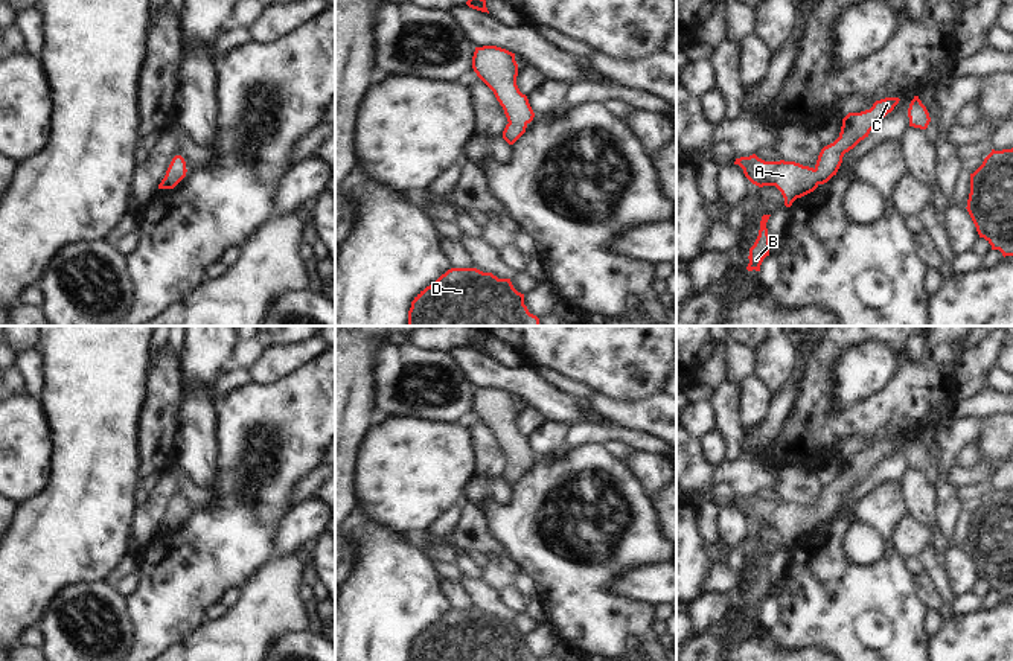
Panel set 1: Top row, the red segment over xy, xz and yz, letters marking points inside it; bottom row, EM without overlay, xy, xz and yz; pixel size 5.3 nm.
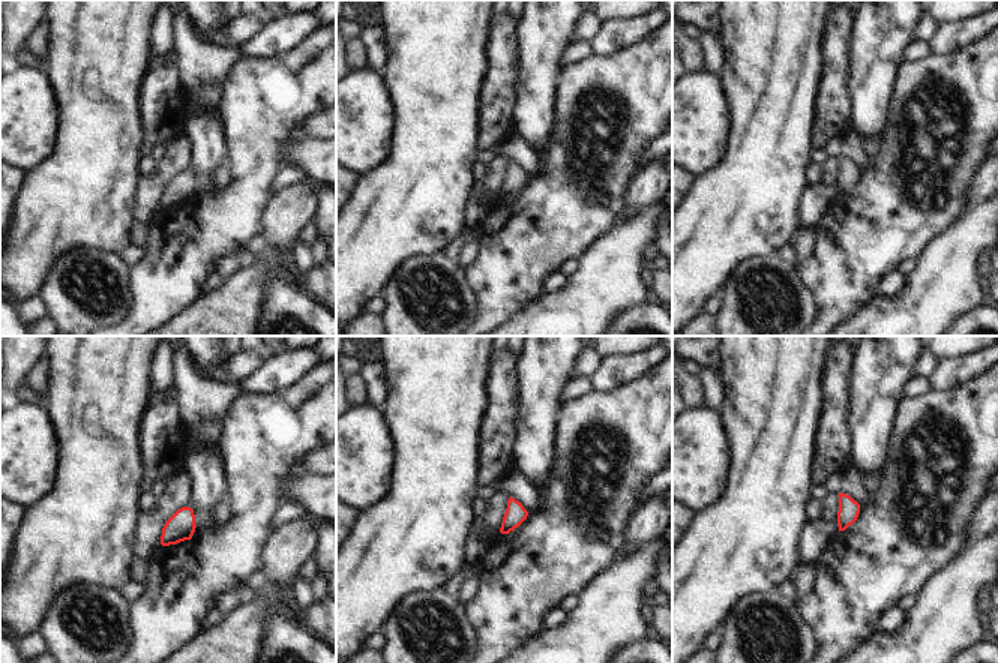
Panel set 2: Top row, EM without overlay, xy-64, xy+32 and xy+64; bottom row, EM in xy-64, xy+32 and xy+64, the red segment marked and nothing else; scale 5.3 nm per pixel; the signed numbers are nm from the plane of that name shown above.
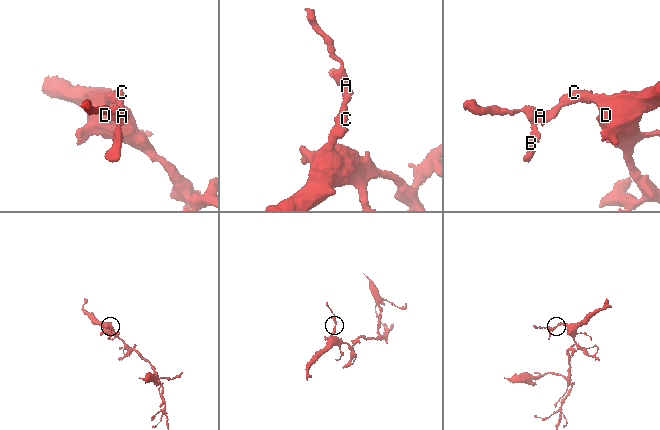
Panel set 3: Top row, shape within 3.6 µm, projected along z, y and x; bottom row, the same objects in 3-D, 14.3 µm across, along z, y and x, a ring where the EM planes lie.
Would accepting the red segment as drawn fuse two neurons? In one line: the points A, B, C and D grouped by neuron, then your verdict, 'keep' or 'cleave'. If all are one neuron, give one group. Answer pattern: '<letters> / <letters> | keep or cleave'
A B C D | keep

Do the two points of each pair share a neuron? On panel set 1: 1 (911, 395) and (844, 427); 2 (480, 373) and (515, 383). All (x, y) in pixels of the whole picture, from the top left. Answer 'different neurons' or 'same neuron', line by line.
1: same neuron
2: same neuron

